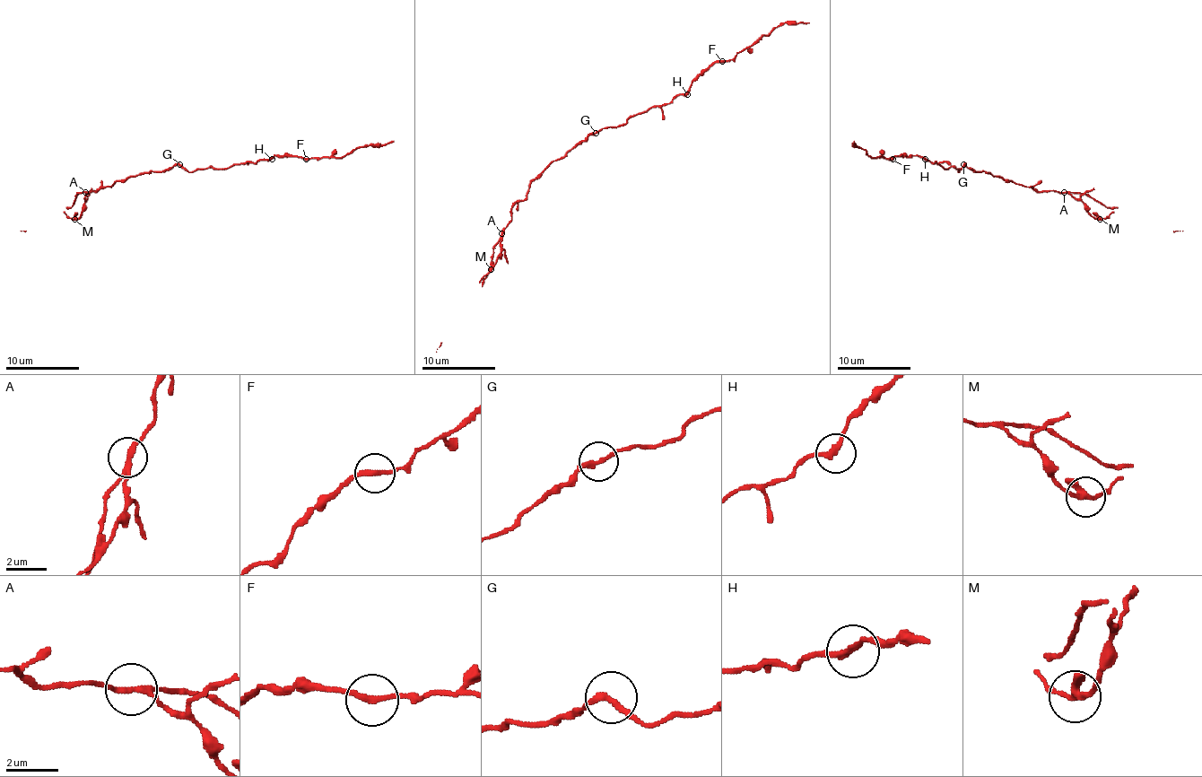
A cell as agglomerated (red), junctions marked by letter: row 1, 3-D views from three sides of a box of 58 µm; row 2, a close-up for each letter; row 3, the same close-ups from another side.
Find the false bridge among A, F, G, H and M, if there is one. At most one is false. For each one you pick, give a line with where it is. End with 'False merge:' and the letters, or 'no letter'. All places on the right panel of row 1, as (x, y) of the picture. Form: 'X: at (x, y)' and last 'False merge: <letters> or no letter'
A: at (1064, 192)
False merge: A

